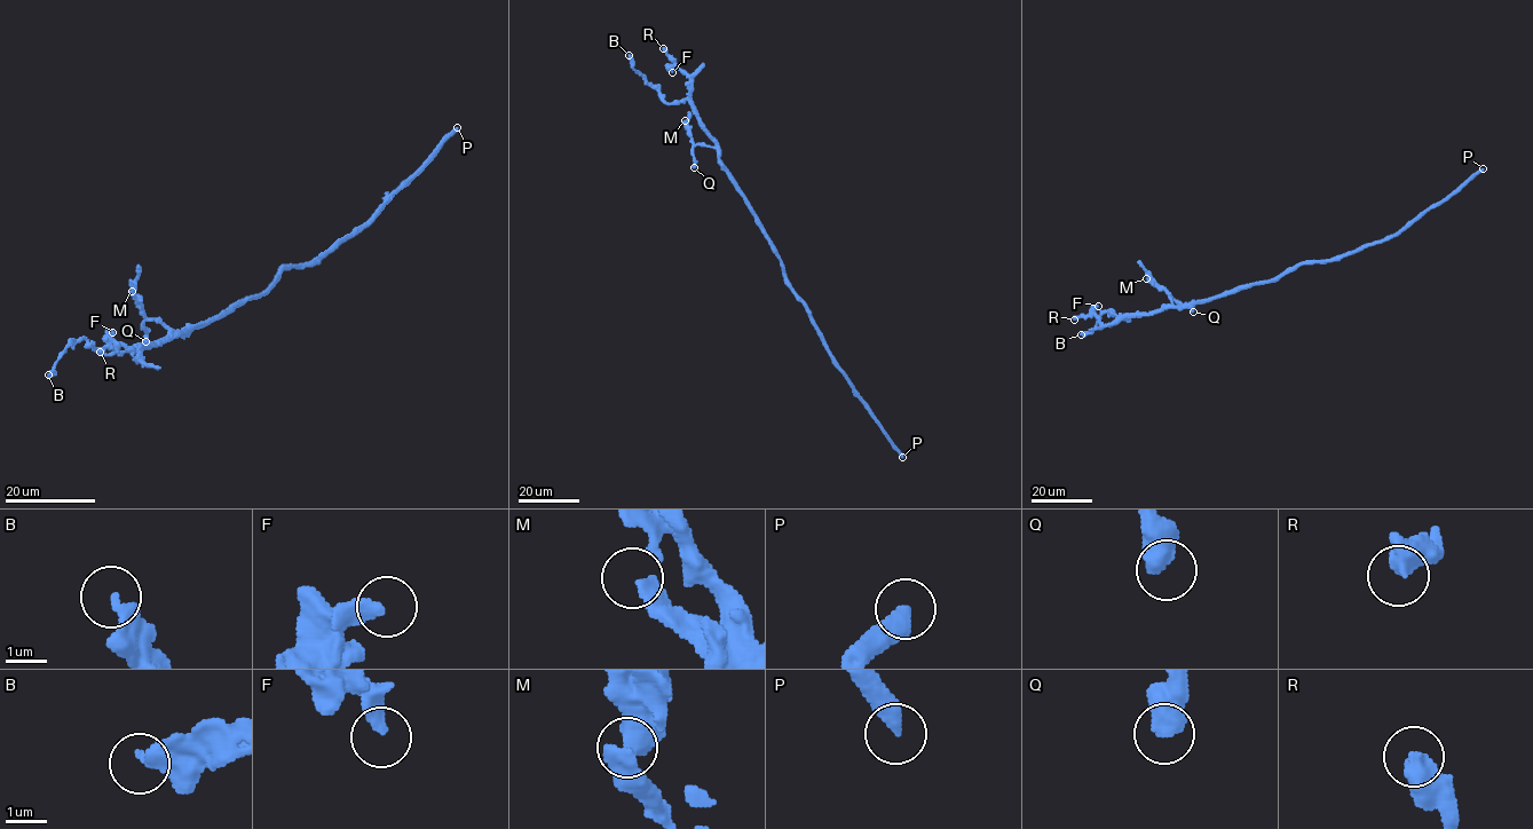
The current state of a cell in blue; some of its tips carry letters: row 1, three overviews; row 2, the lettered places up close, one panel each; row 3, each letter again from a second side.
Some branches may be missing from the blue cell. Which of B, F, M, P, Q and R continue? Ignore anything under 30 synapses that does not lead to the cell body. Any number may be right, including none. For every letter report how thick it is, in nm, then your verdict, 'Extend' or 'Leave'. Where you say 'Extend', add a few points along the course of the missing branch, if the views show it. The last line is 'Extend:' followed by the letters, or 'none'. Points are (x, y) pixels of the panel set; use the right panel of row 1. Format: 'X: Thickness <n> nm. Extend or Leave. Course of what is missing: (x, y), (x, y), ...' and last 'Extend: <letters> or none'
B: Thickness 420 nm. Leave
F: Thickness 360 nm. Leave
M: Thickness 360 nm. Leave
P: Thickness 400 nm. Leave
Q: Thickness 600 nm. Leave
R: Thickness 550 nm. Leave
Extend: none

